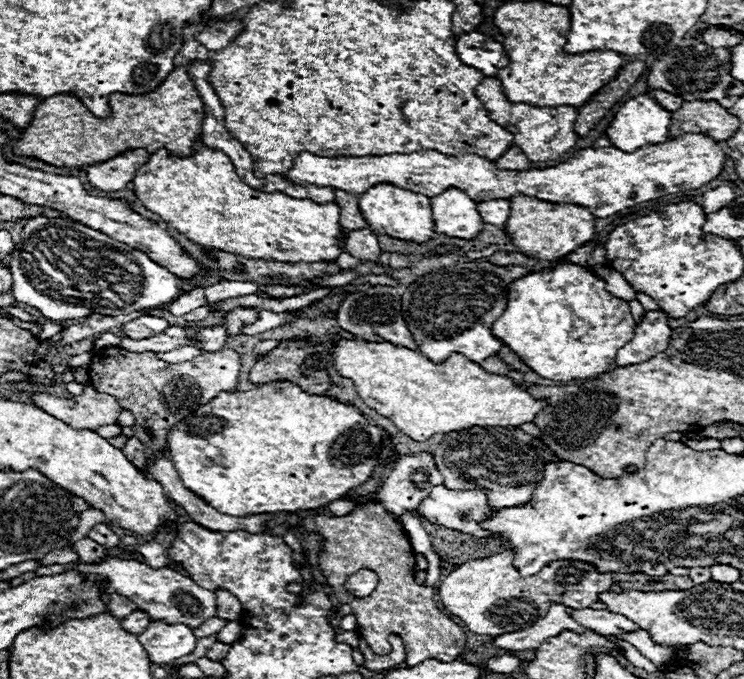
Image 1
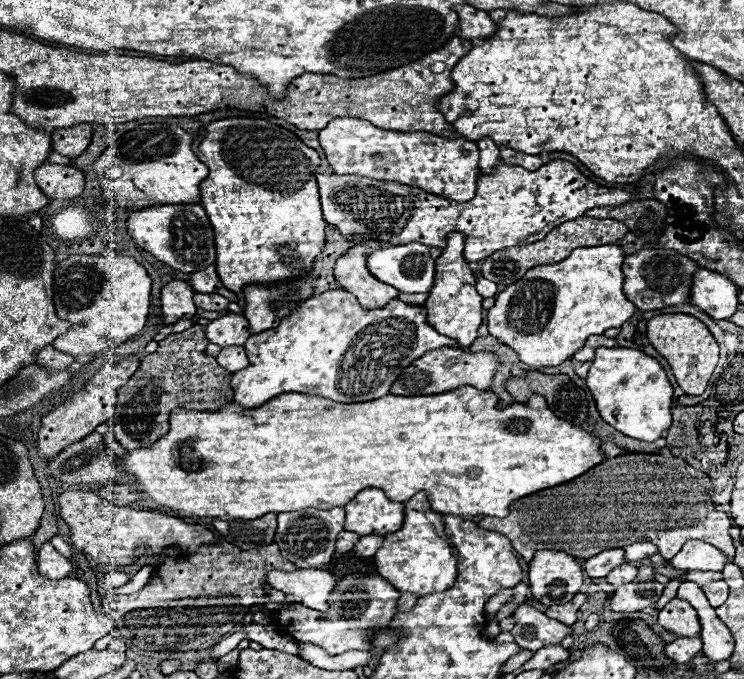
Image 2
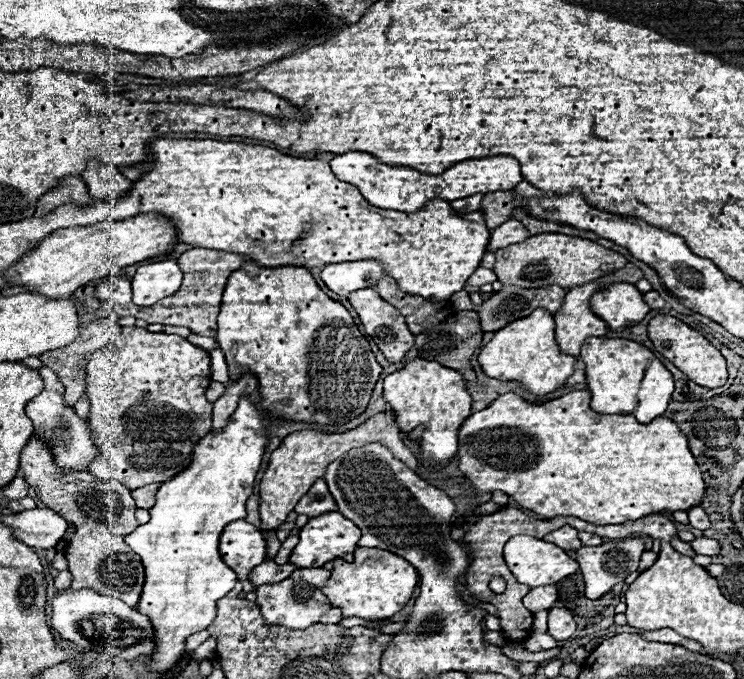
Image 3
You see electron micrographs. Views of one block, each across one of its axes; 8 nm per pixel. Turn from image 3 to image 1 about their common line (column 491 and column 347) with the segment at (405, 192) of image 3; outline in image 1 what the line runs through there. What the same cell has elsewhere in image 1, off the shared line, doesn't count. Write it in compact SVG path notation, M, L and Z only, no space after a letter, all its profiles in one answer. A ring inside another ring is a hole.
M684 134L676 140L668 140L662 144L652 144L652 146L642 146L640 150L634 152L622 152L614 146L610 148L584 148L578 150L570 160L558 164L556 168L544 168L544 170L500 170L494 162L476 156L476 154L466 154L466 156L448 156L436 150L424 150L424 152L414 152L414 154L388 154L388 156L338 156L338 158L324 158L324 156L314 156L310 152L300 152L298 158L294 160L292 168L284 174L286 180L292 184L308 186L314 184L318 188L338 188L350 194L364 194L368 188L376 184L394 184L406 190L412 190L416 194L424 194L428 198L442 194L448 188L458 188L464 190L474 202L488 202L488 200L510 200L514 194L524 194L530 198L538 198L542 202L552 202L552 204L576 204L592 210L596 218L606 218L612 216L624 208L636 206L640 202L648 202L666 194L674 194L680 190L696 190L710 180L714 180L724 166L726 154L722 152L720 144L714 142L708 136L702 134Z

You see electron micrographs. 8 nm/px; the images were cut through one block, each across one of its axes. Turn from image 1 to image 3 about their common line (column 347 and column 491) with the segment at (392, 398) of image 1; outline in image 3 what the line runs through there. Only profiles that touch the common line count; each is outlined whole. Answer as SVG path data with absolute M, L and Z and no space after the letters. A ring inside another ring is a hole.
M534 310L530 316L518 318L496 330L494 338L482 348L478 356L478 362L486 376L520 382L536 396L544 396L560 388L576 370L576 360L578 358L560 352L554 340L554 316L548 310Z

